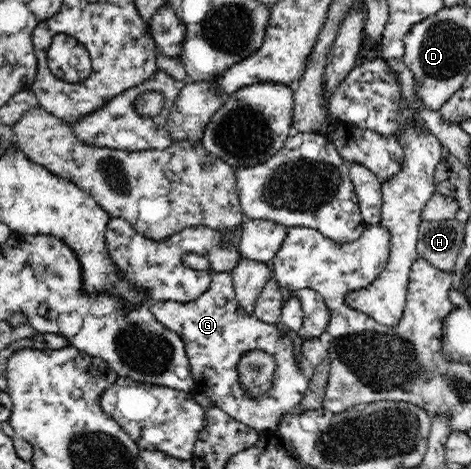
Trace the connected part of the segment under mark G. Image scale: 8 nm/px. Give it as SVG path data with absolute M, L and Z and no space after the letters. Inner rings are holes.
M214 272L211 277L210 287L194 301L157 301L149 309L163 326L182 338L196 391L209 397L215 407L258 432L277 431L282 416L303 400L310 379L295 359L291 338L275 325L261 322L241 309L235 299L232 274ZM250 350L272 354L276 362L268 392L259 394L257 398L248 396L238 383L238 362L242 354Z

